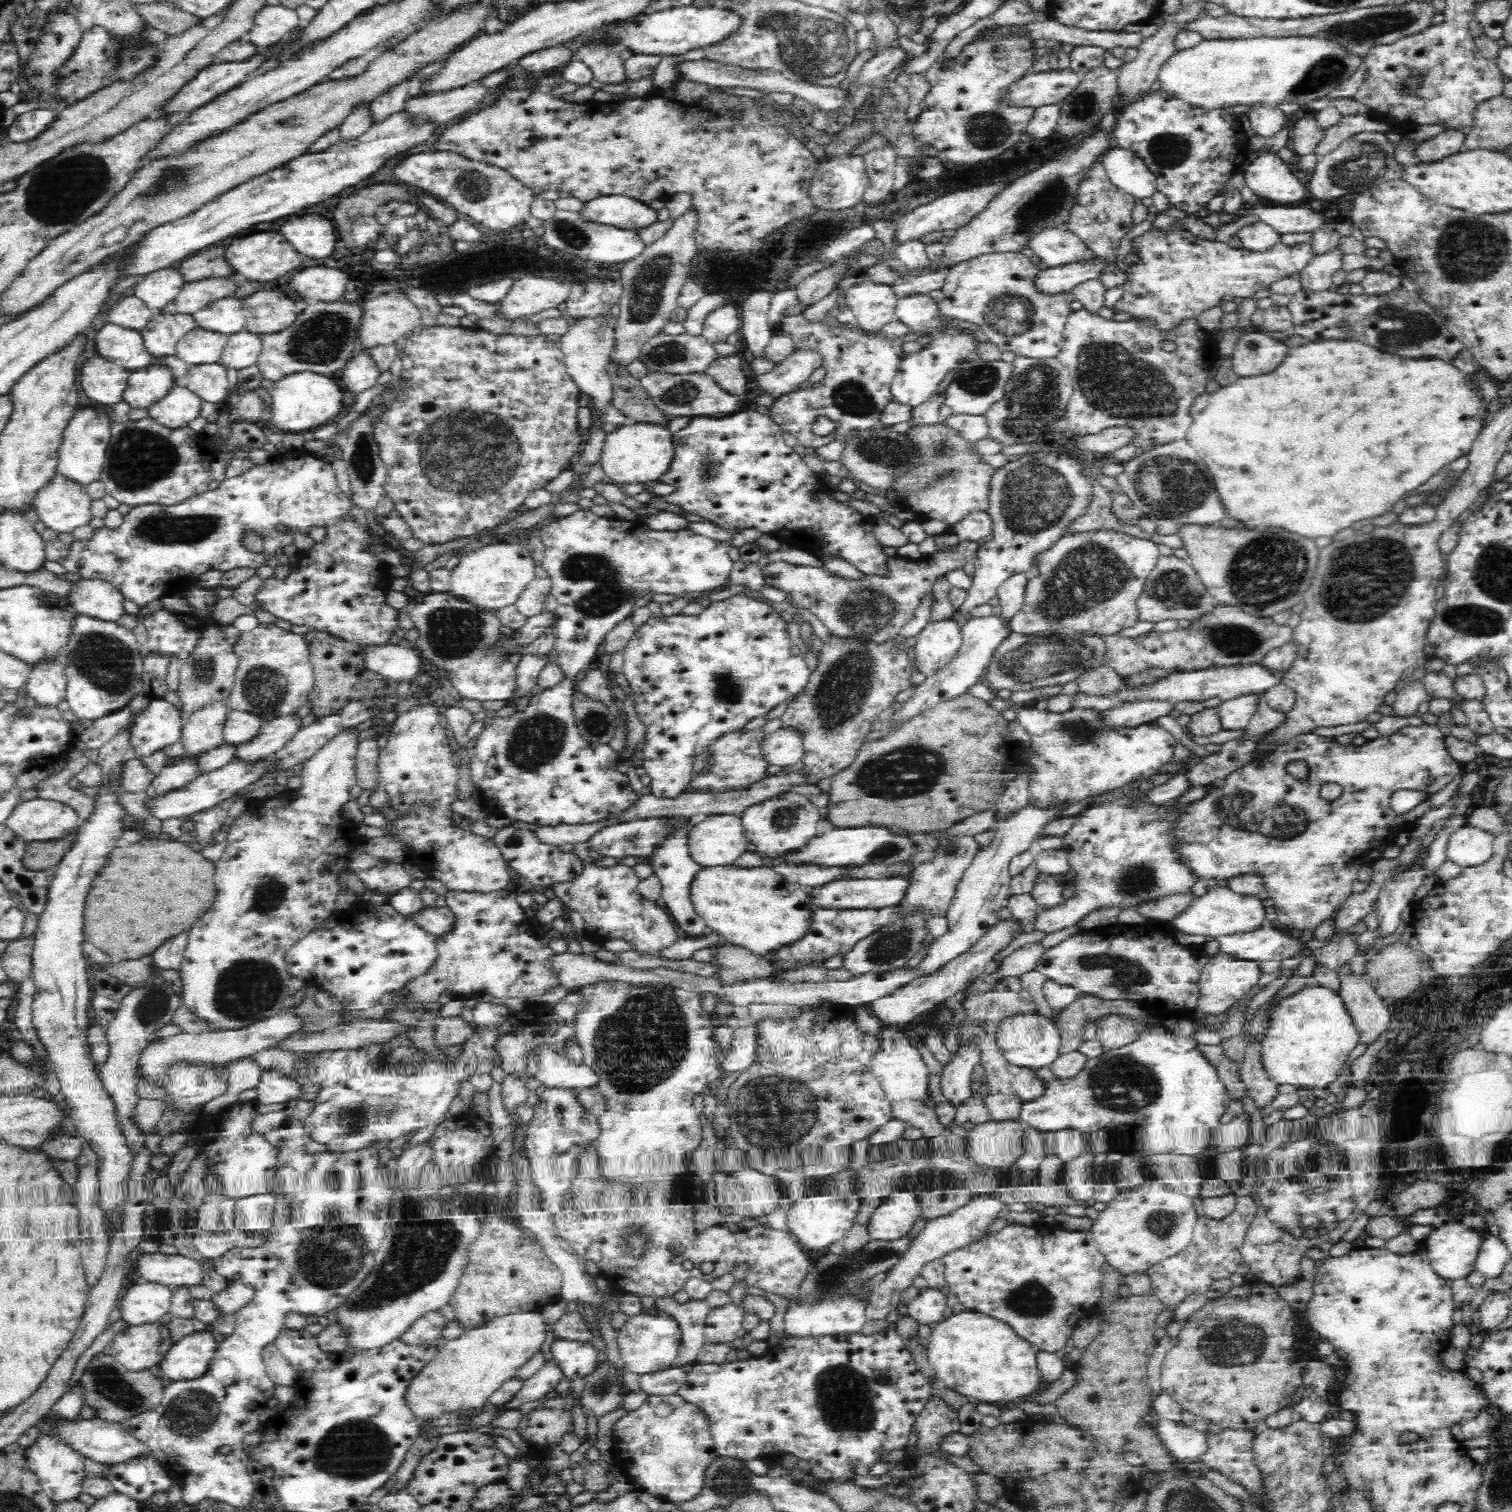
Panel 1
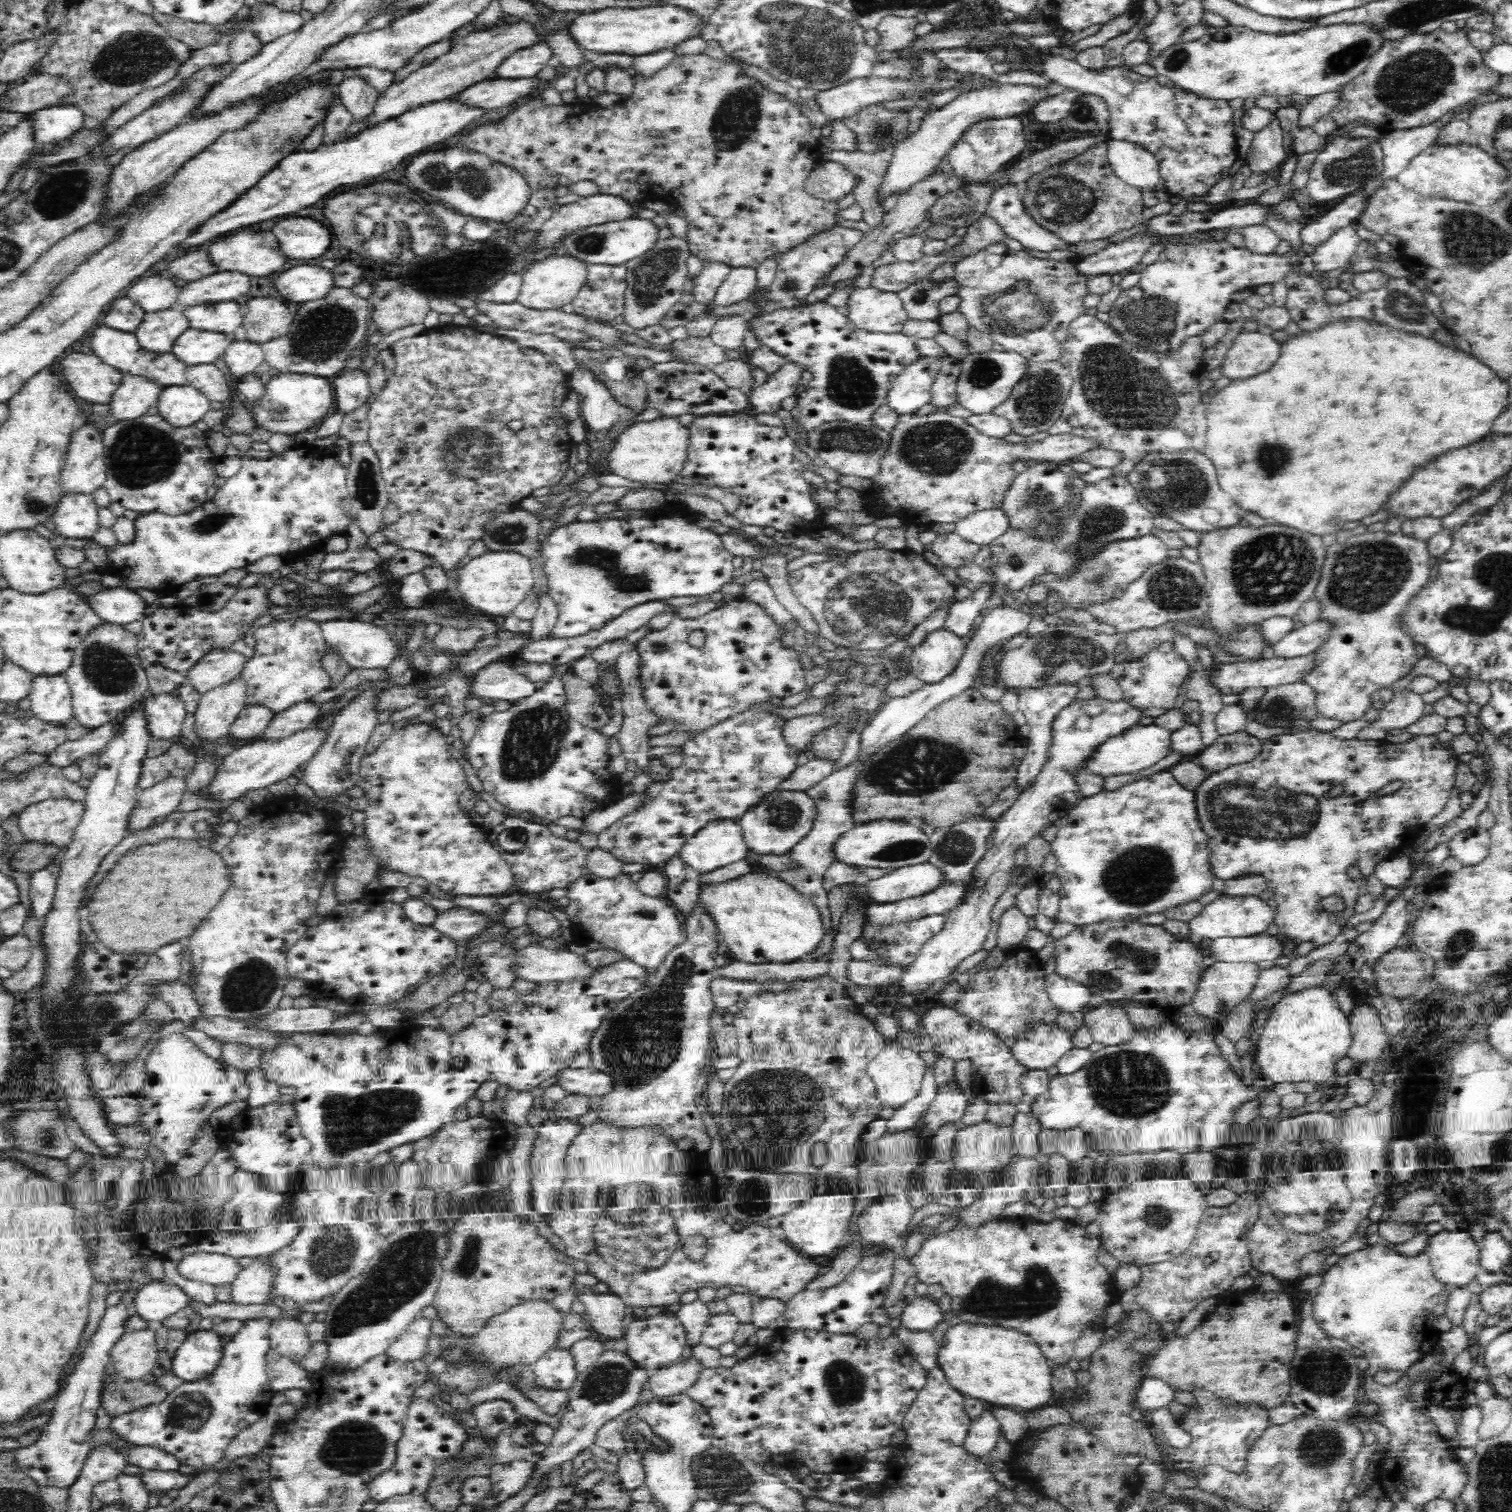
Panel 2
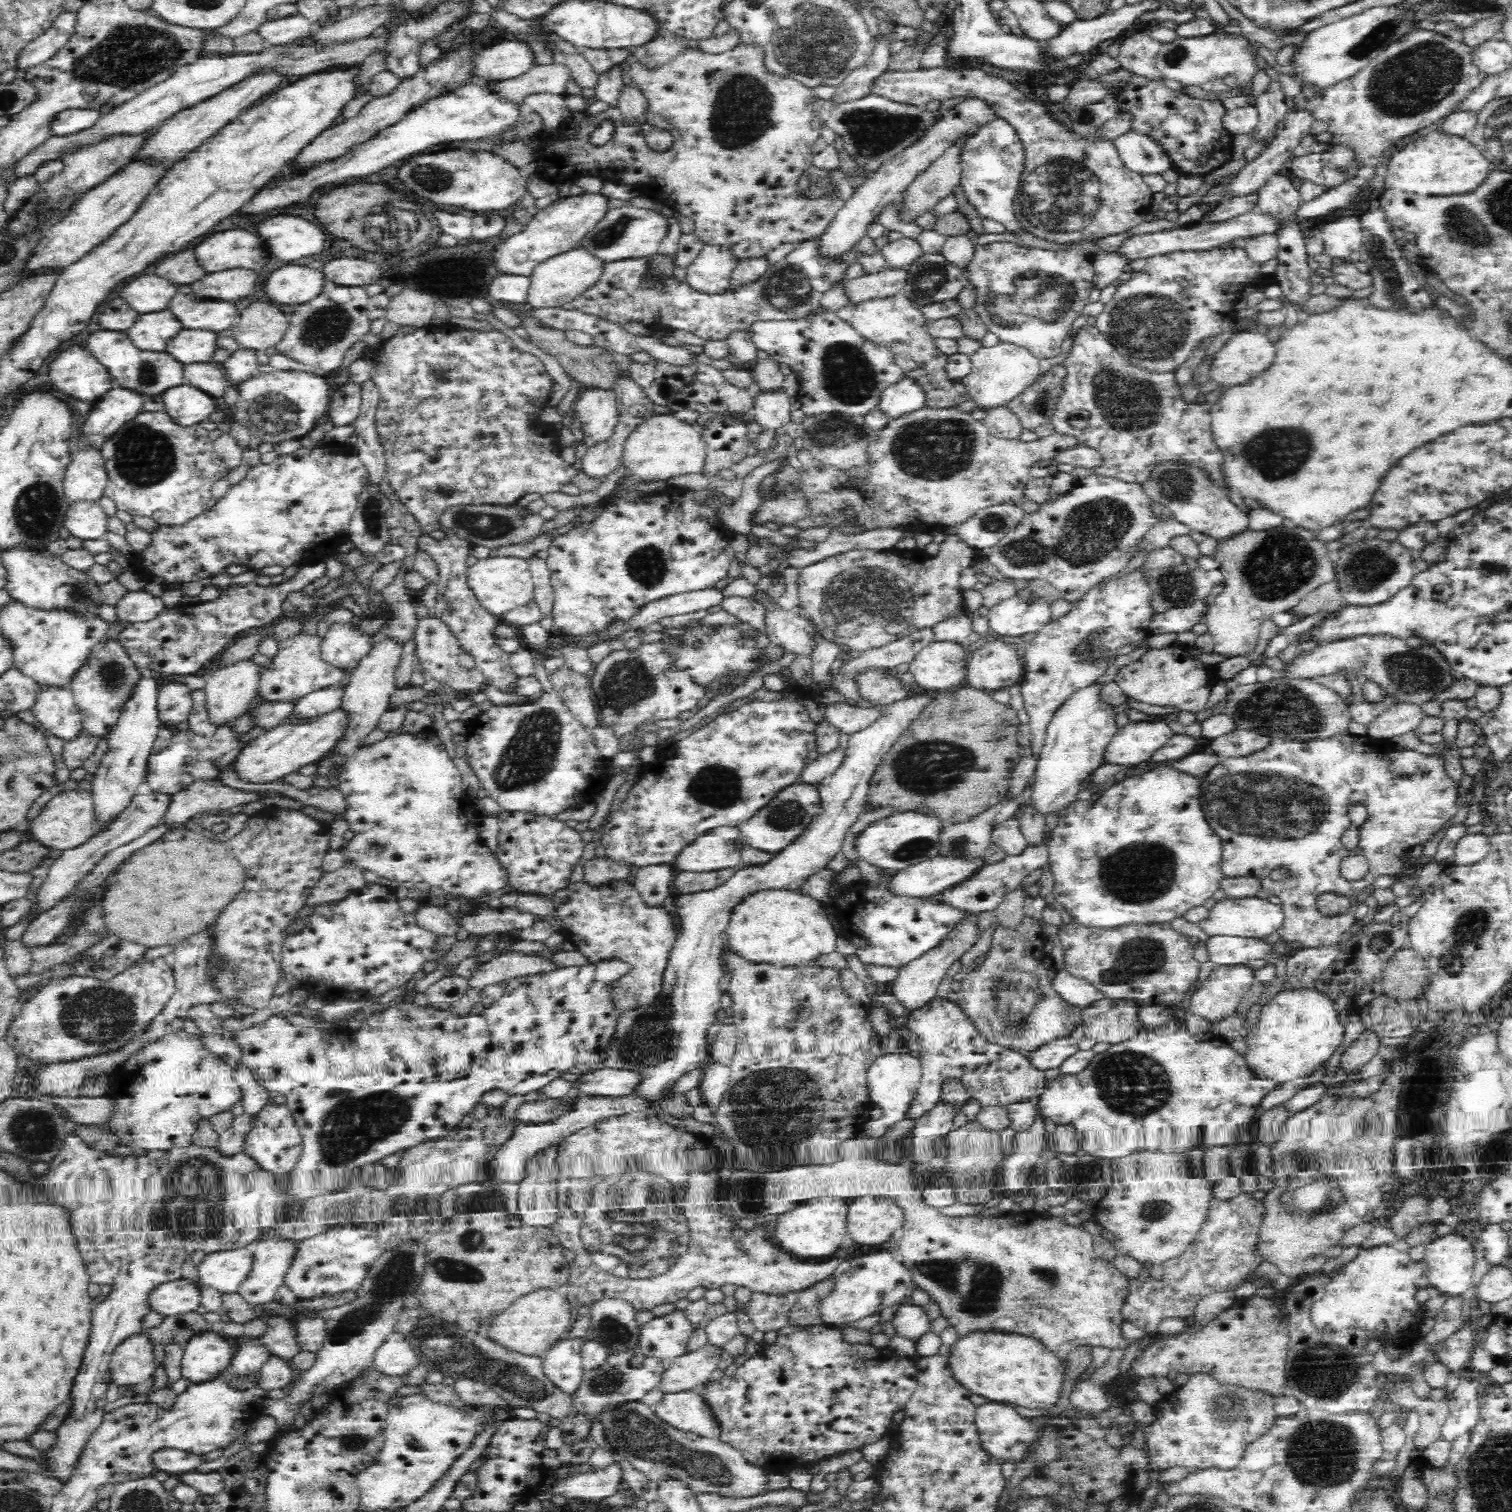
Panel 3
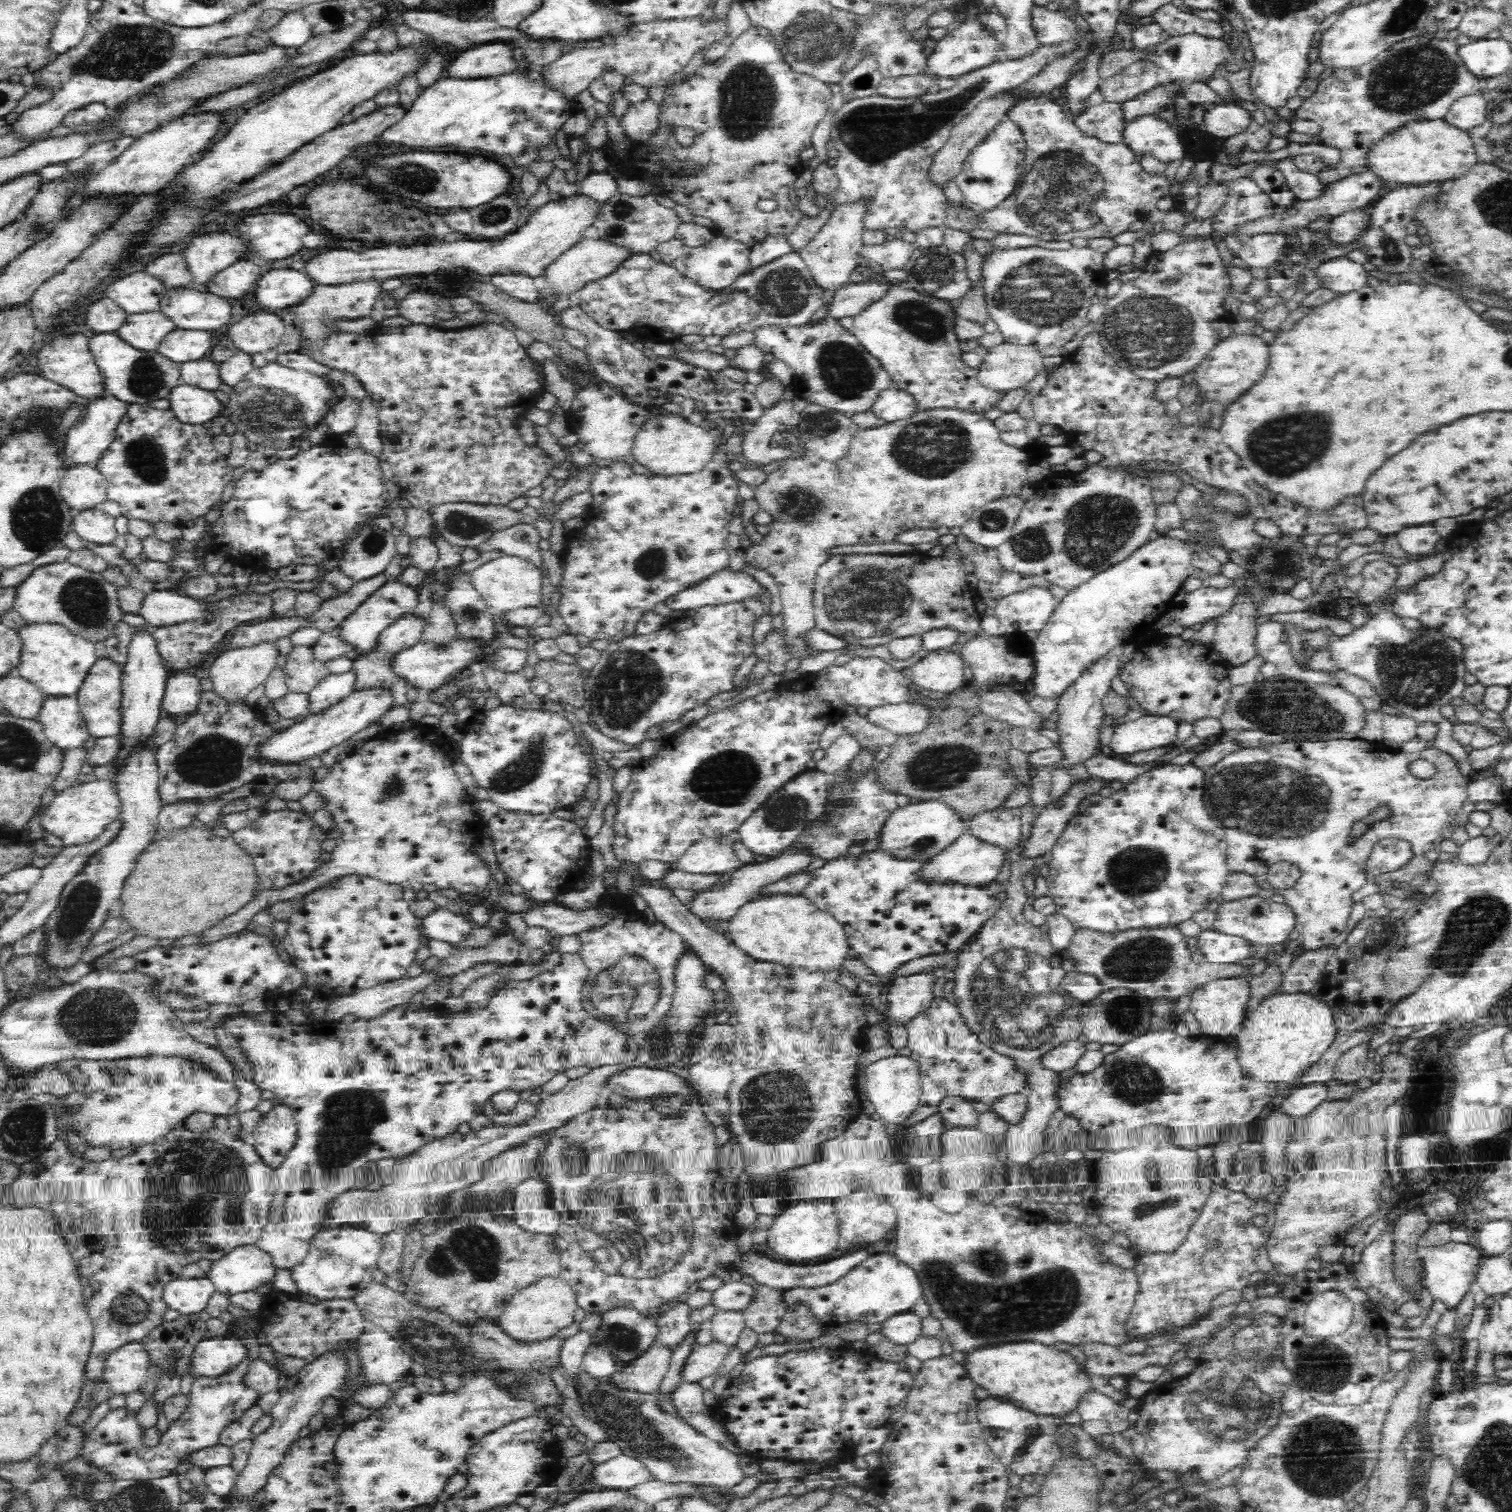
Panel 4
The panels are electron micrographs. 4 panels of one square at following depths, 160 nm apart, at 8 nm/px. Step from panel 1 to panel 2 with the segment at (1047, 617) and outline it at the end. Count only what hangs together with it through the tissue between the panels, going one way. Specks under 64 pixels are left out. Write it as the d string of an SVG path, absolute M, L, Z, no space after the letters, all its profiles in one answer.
M1150 532L1146 536L1131 538L1120 542L1108 544L1098 556L1088 558L1078 564L1074 576L1059 580L1054 578L1050 582L1040 582L1031 584L1025 591L1028 596L1028 603L1040 605L1042 603L1052 603L1056 599L1063 600L1067 606L1080 609L1087 604L1098 601L1109 601L1114 596L1116 590L1126 589L1127 584L1135 581L1150 565L1158 564L1168 557L1168 545Z

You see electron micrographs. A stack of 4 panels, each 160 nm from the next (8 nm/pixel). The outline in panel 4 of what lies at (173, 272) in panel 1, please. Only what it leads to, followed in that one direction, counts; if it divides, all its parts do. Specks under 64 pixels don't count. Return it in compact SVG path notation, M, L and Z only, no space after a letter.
M134 272L104 284L108 284L104 296L113 300L127 316L158 311L160 299L167 291L159 280L145 272Z

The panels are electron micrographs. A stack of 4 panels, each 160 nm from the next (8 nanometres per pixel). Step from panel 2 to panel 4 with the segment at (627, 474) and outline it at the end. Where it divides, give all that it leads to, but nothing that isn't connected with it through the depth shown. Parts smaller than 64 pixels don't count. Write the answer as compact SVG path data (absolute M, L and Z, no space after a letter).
M675 414L650 416L634 438L632 455L635 462L646 467L651 475L694 474L713 463L715 438L720 432L721 426L705 430L696 420L688 420Z

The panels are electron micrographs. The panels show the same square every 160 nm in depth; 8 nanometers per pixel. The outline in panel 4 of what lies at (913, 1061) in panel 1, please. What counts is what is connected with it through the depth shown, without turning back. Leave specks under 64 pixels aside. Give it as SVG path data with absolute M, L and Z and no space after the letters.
M891 1056L870 1064L865 1070L865 1092L868 1110L874 1110L880 1120L906 1125L906 1120L920 1106L922 1083L919 1064L909 1056Z

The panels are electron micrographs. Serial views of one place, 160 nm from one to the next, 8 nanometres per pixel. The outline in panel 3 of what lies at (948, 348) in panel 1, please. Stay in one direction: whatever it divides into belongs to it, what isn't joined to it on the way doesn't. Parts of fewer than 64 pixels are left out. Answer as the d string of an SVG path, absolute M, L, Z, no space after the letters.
M908 377L882 391L877 407L890 419L902 418L925 407L925 397L919 386Z

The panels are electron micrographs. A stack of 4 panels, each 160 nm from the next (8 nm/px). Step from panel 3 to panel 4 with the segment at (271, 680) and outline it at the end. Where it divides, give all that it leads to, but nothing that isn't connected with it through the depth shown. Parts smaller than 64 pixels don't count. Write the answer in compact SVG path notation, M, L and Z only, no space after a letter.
M292 646L282 670L289 692L302 694L309 694L324 676L330 674L316 661L312 647L308 646Z

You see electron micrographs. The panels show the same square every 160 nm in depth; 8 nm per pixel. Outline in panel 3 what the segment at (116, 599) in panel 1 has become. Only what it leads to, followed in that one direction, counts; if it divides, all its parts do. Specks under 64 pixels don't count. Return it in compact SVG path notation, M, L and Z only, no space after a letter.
M144 589L130 591L114 606L117 620L127 623L150 622L168 610L164 600L144 592Z

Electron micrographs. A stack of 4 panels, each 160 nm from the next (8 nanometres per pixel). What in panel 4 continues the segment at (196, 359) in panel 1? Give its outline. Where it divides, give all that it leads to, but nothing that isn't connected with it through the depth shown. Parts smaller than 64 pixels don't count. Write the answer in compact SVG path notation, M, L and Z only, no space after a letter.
M175 329L160 341L158 352L172 362L183 362L209 357L212 348L211 332Z

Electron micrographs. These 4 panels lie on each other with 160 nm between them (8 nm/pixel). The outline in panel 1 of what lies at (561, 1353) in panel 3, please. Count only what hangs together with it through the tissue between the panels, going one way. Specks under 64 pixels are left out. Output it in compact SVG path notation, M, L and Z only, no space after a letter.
M545 1360L542 1368L523 1381L518 1394L515 1394L506 1404L506 1410L518 1409L521 1404L532 1402L532 1400L544 1400L550 1391L553 1391L564 1379L564 1371L560 1367L560 1363L555 1360Z

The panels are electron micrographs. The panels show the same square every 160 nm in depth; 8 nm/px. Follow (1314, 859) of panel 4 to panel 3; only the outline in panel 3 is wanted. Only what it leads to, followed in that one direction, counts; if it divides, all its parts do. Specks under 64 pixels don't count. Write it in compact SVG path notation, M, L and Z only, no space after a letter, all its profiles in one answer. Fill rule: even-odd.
M1351 734L1306 742L1271 738L1270 744L1262 750L1246 756L1226 757L1223 763L1205 774L1201 783L1205 818L1222 839L1221 869L1224 876L1256 877L1268 894L1278 896L1284 911L1284 922L1278 934L1286 941L1300 941L1304 948L1334 944L1340 934L1356 921L1358 892L1369 887L1378 876L1390 876L1397 883L1414 880L1420 863L1408 862L1410 850L1430 842L1448 822L1454 820L1461 808L1460 789L1459 783L1446 775L1440 750L1432 755L1420 754L1415 750L1397 748L1392 742ZM1360 802L1366 806L1368 817L1358 828L1359 845L1348 850L1340 838L1350 828L1348 810ZM1352 855L1364 855L1368 859L1368 874L1360 880L1346 880L1340 873L1342 860ZM1279 866L1290 870L1290 878L1276 882L1269 877L1270 872ZM1330 892L1348 898L1350 908L1344 914L1326 916L1318 910L1318 896Z

